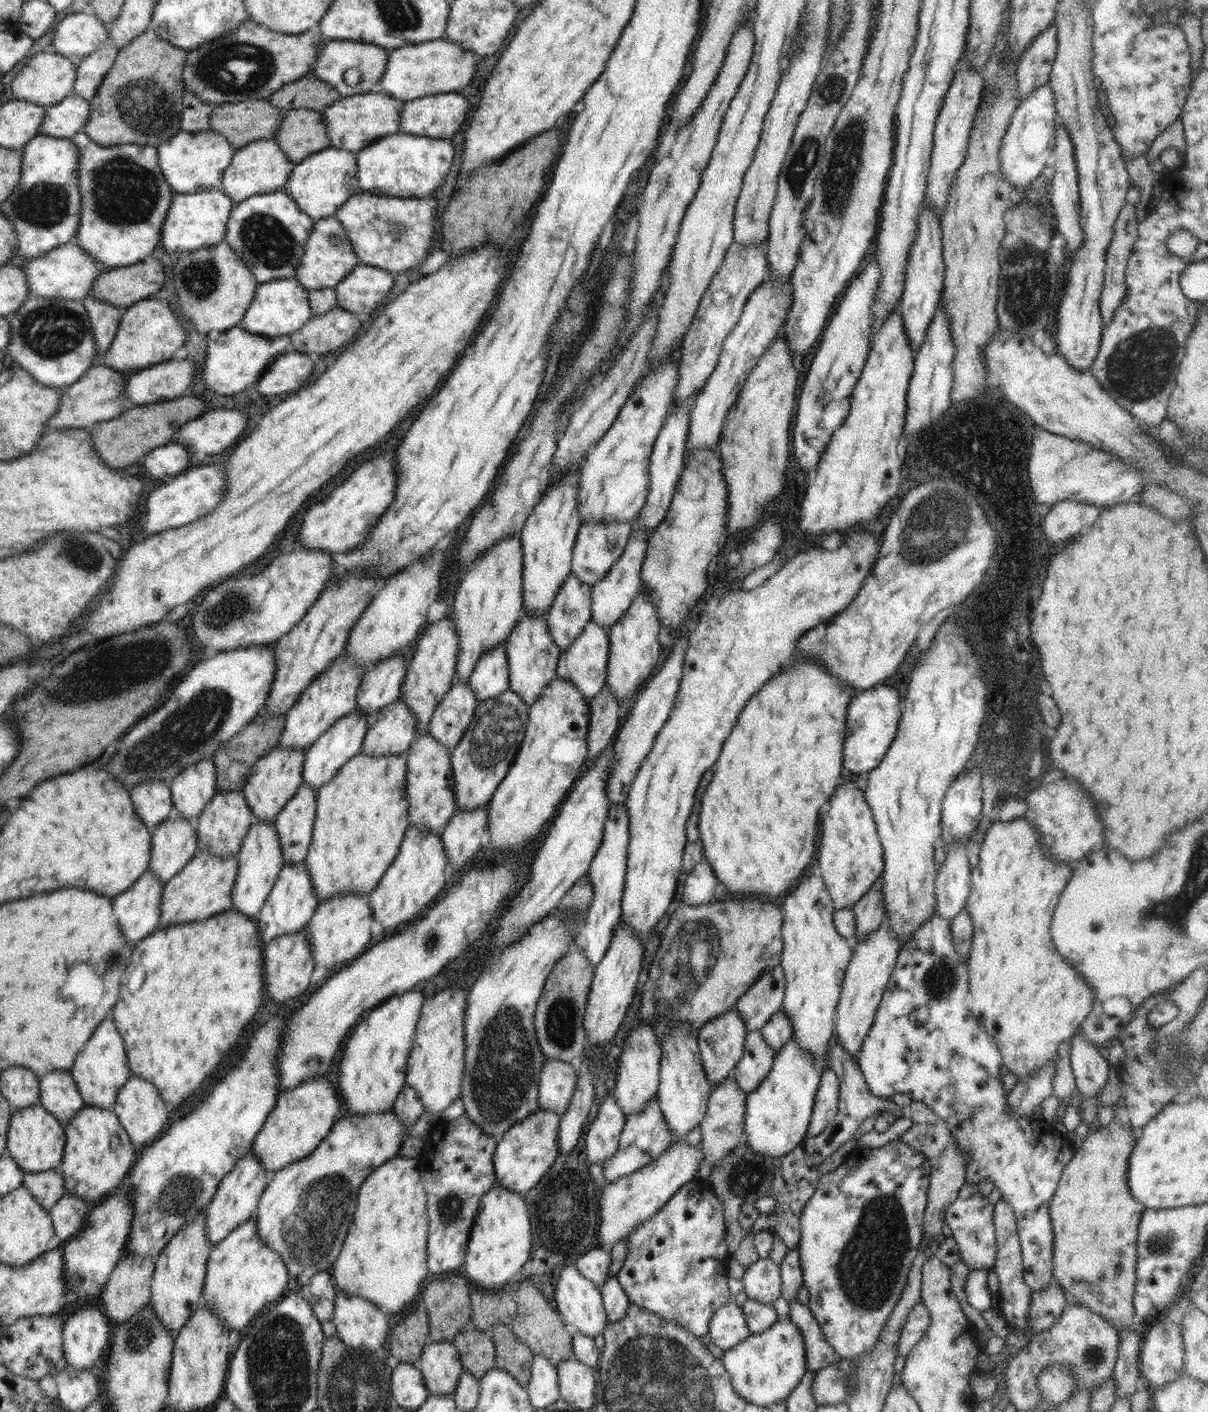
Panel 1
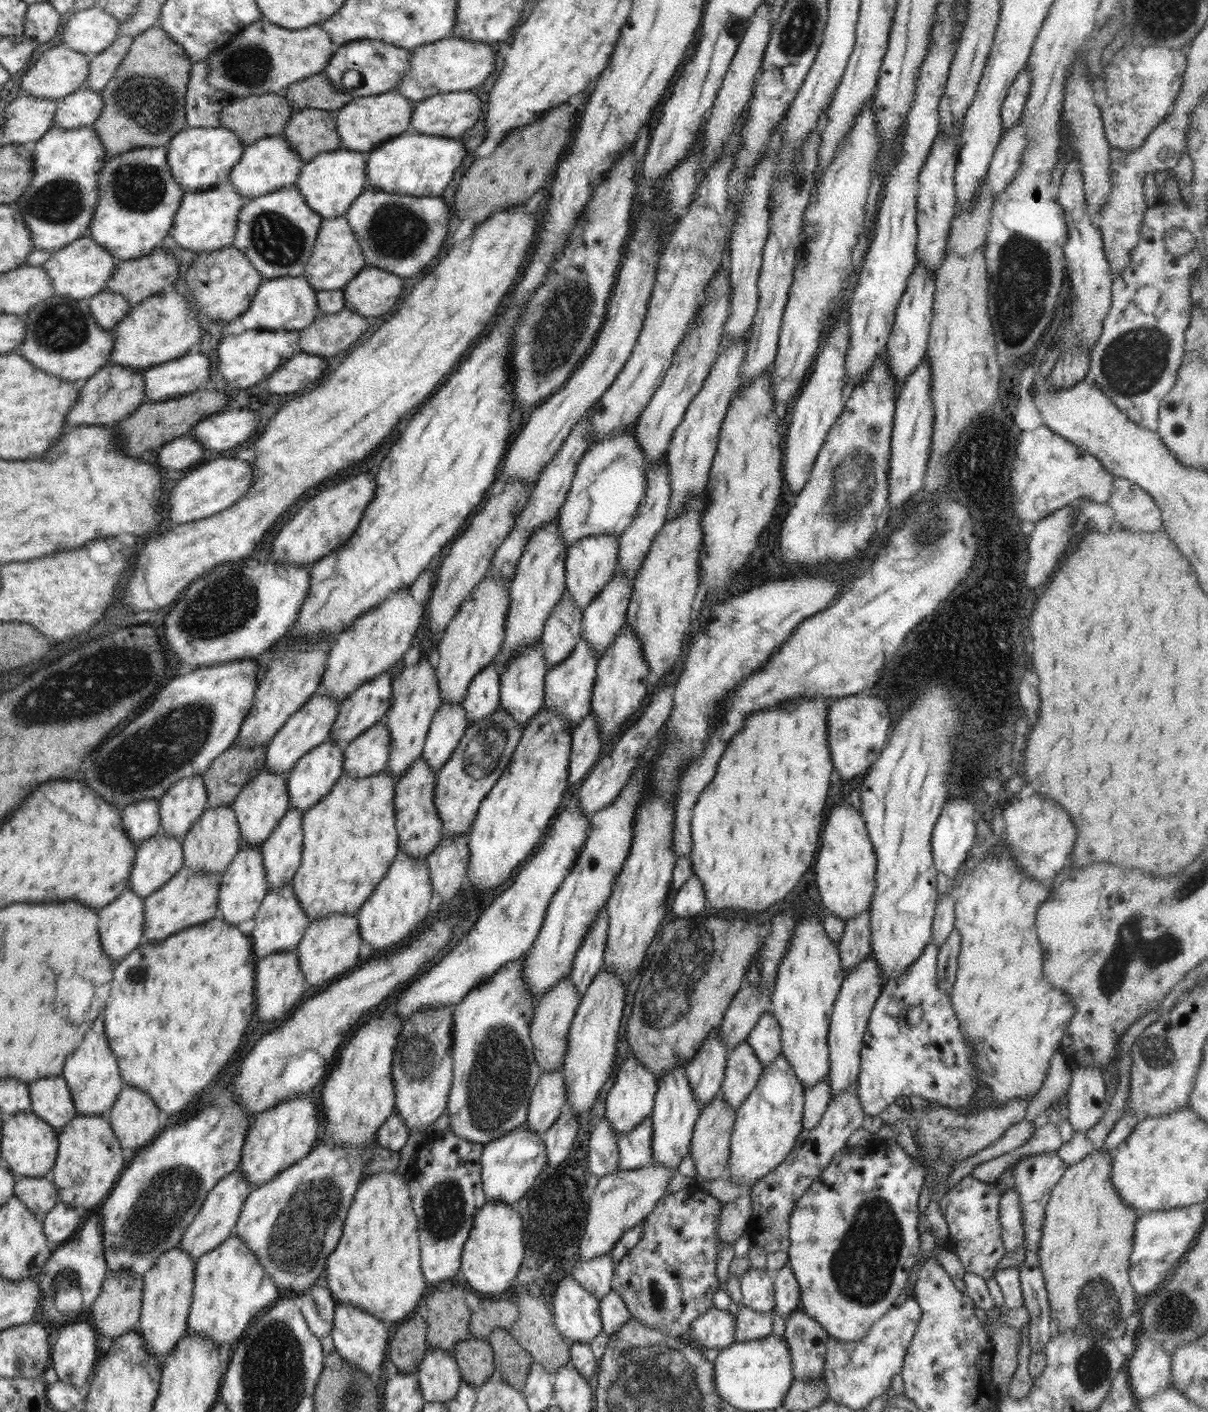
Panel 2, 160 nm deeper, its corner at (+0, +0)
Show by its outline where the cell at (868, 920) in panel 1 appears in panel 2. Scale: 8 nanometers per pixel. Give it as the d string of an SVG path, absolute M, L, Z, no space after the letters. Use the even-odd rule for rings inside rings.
M870 908L862 915L845 921L845 929L838 943L845 975L871 954L870 935Z

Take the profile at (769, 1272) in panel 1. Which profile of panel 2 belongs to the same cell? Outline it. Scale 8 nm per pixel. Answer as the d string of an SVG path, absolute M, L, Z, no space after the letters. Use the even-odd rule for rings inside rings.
M750 1268L742 1279L742 1300L740 1306L746 1306L758 1312L770 1313L776 1306L774 1303L773 1273L767 1268Z

